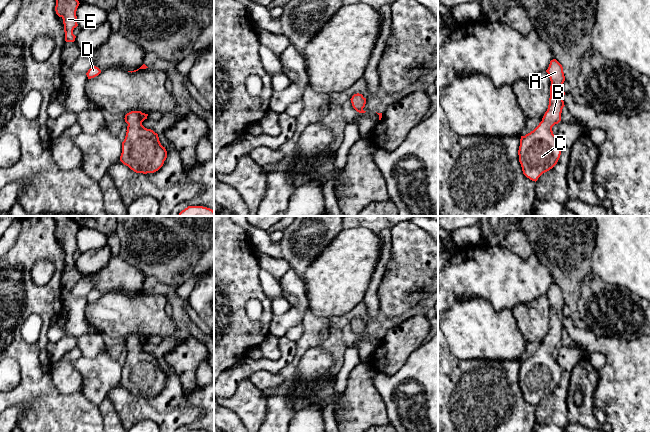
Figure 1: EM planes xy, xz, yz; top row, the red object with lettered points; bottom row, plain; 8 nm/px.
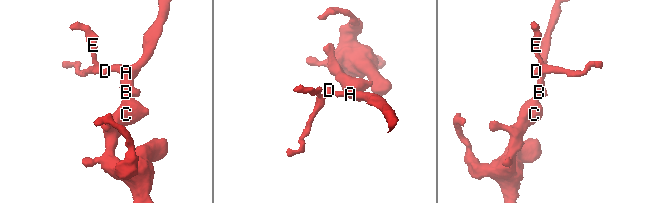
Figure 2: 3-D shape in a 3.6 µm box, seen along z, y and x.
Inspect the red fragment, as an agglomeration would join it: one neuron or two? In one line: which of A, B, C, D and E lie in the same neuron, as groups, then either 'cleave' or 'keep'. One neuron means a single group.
A B C D E; keep

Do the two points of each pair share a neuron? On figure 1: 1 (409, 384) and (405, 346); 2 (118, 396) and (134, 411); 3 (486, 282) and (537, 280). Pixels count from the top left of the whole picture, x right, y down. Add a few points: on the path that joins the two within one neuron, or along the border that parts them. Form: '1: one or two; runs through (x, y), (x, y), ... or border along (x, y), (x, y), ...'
1: two; border along (423, 343), (393, 374), (388, 374)
2: one; runs through (122, 400), (130, 408)
3: one; runs through (499, 282), (524, 283)

